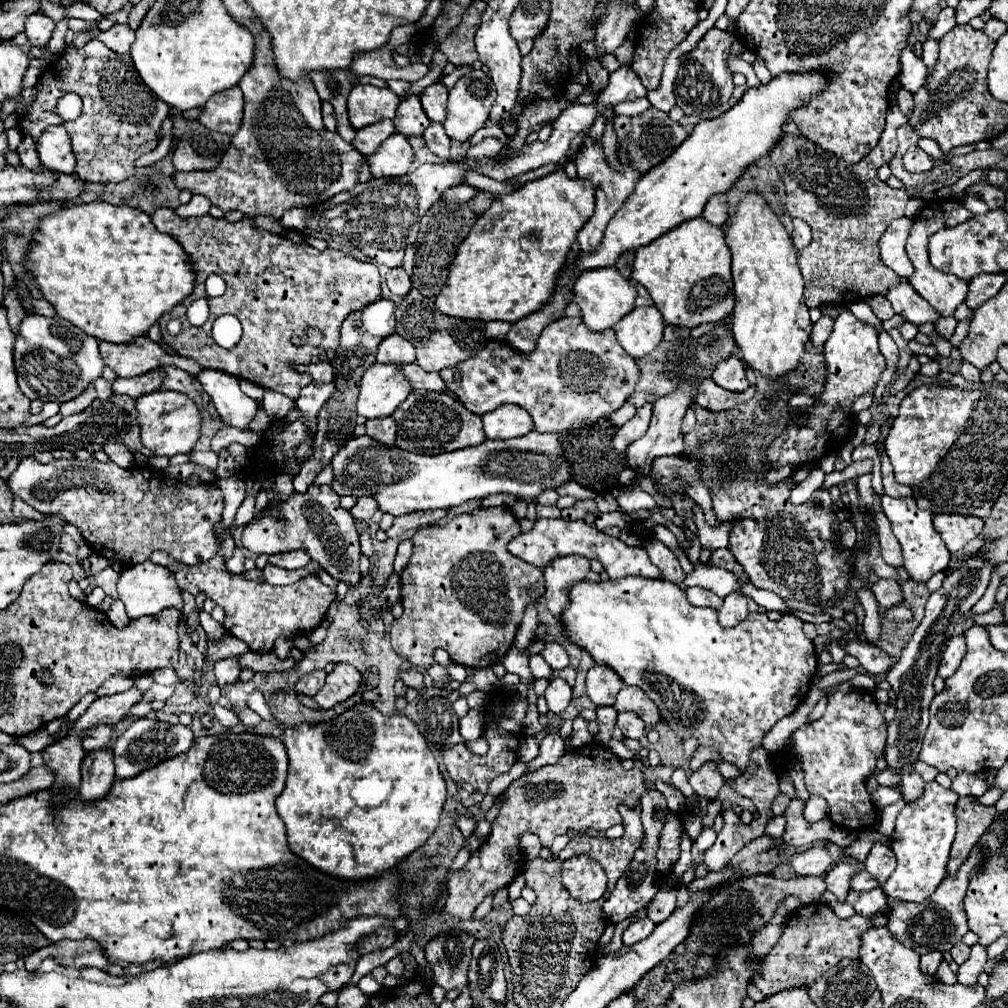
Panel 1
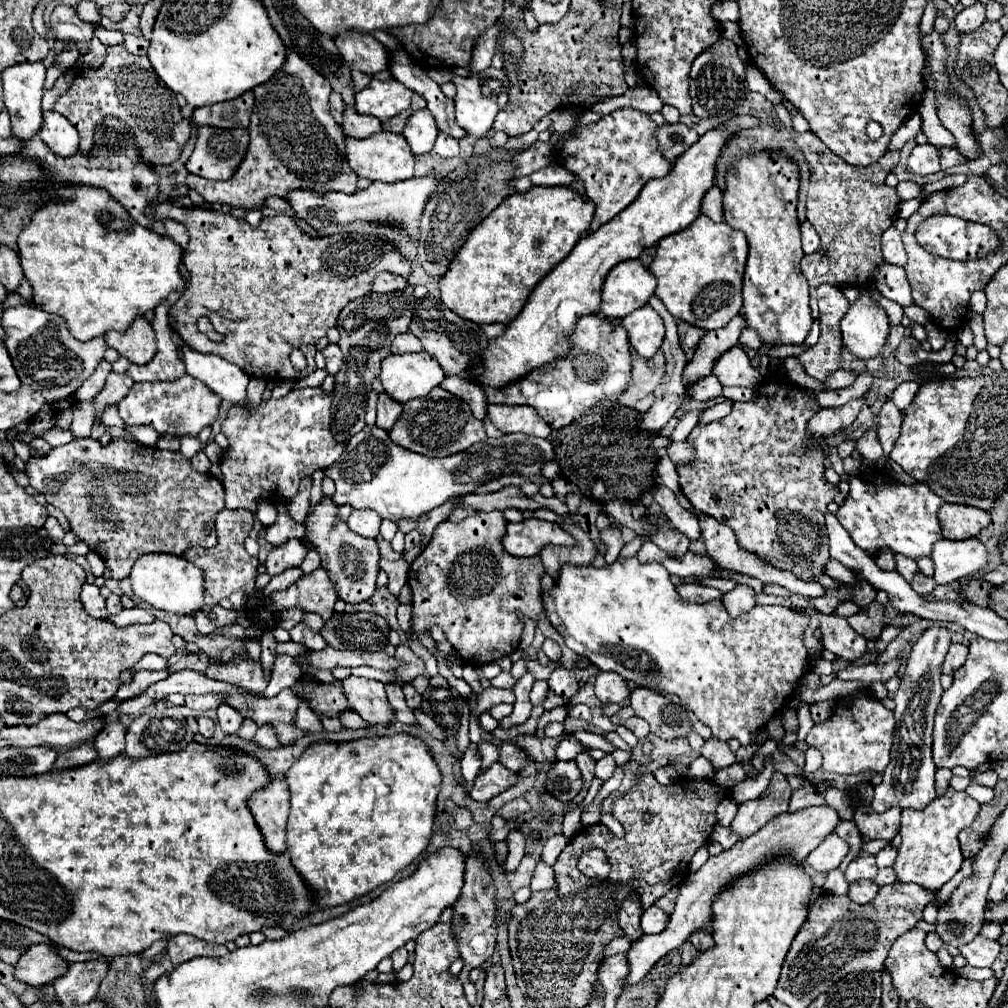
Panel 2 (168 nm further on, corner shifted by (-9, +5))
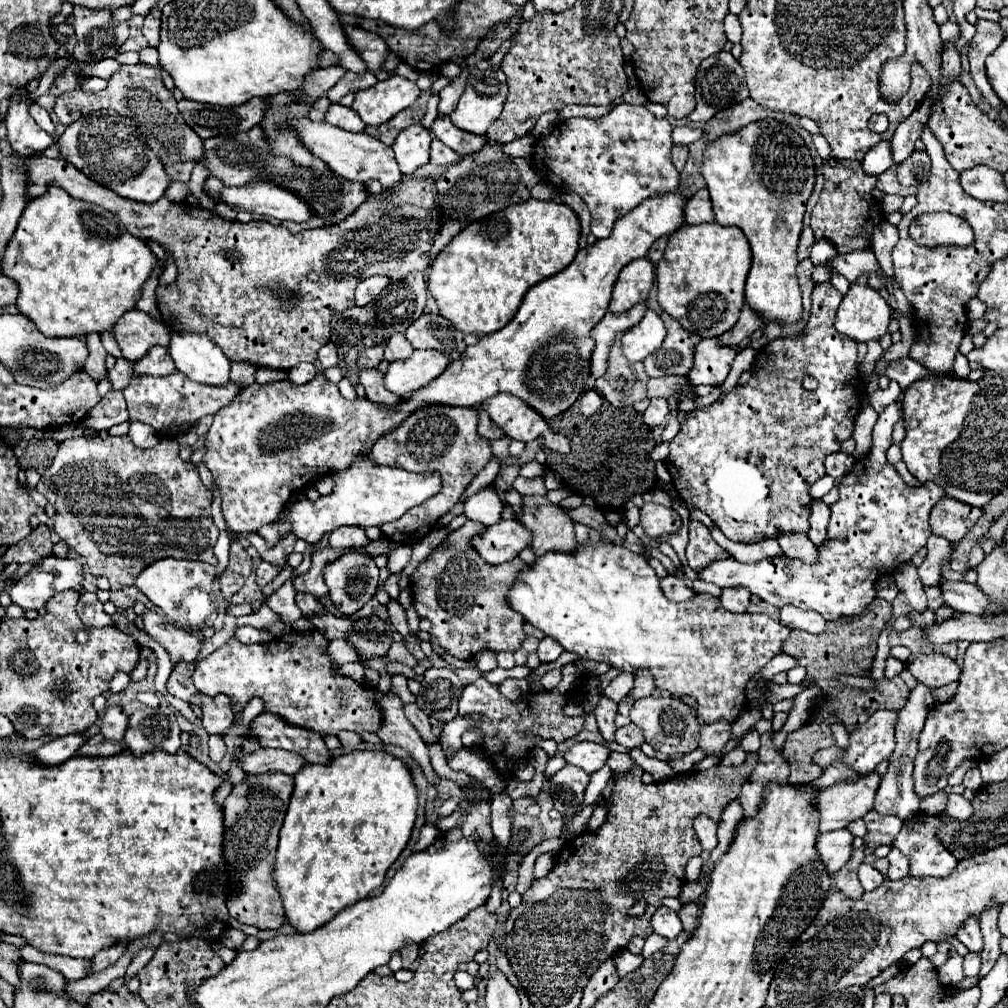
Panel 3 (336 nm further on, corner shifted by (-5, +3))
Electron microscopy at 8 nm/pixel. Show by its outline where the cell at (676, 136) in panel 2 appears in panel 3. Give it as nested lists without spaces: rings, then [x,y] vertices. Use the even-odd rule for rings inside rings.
[[[673,146],[673,164],[675,164],[677,172],[681,172],[681,170],[683,170],[685,160],[687,160],[687,154],[689,154],[687,146]]]

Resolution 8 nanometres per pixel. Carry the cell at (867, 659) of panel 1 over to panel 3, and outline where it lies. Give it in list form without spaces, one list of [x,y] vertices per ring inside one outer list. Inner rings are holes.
[[[783,606],[779,608],[779,622],[791,630],[805,630],[811,634],[821,634],[825,618],[821,614],[815,614],[813,610],[799,610],[795,606]]]

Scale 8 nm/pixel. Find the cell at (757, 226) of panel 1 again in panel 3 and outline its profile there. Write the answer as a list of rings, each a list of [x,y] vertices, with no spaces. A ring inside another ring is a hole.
[[[763,118],[707,144],[701,174],[711,194],[715,220],[721,226],[741,228],[751,244],[753,264],[745,286],[747,304],[767,322],[797,322],[803,310],[795,272],[799,264],[797,242],[805,206],[815,186],[815,164],[805,140],[791,126]]]

